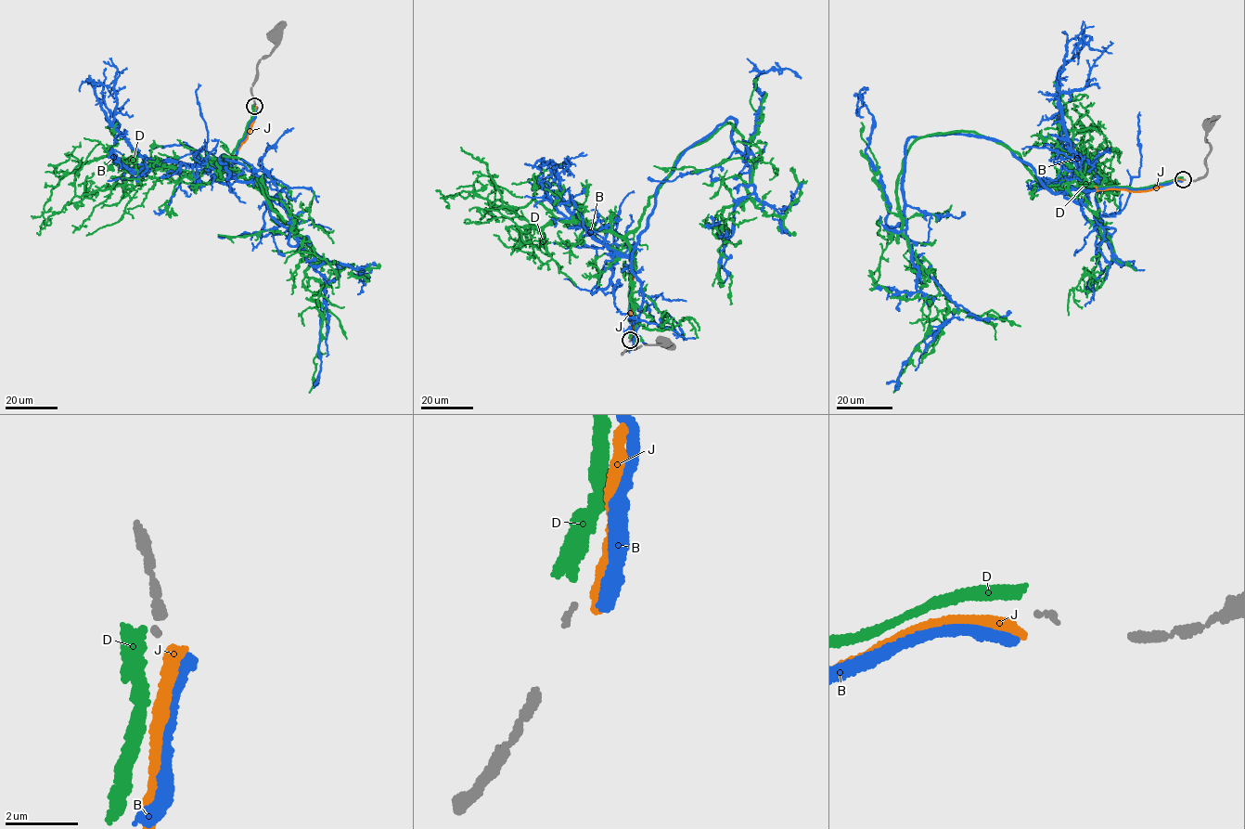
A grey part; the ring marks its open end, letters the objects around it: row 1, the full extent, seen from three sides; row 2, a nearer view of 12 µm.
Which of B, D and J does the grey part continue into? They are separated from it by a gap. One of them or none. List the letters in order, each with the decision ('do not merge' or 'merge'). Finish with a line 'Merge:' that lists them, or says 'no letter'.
B: do not merge
D: do not merge
J: do not merge
Merge: no letter

